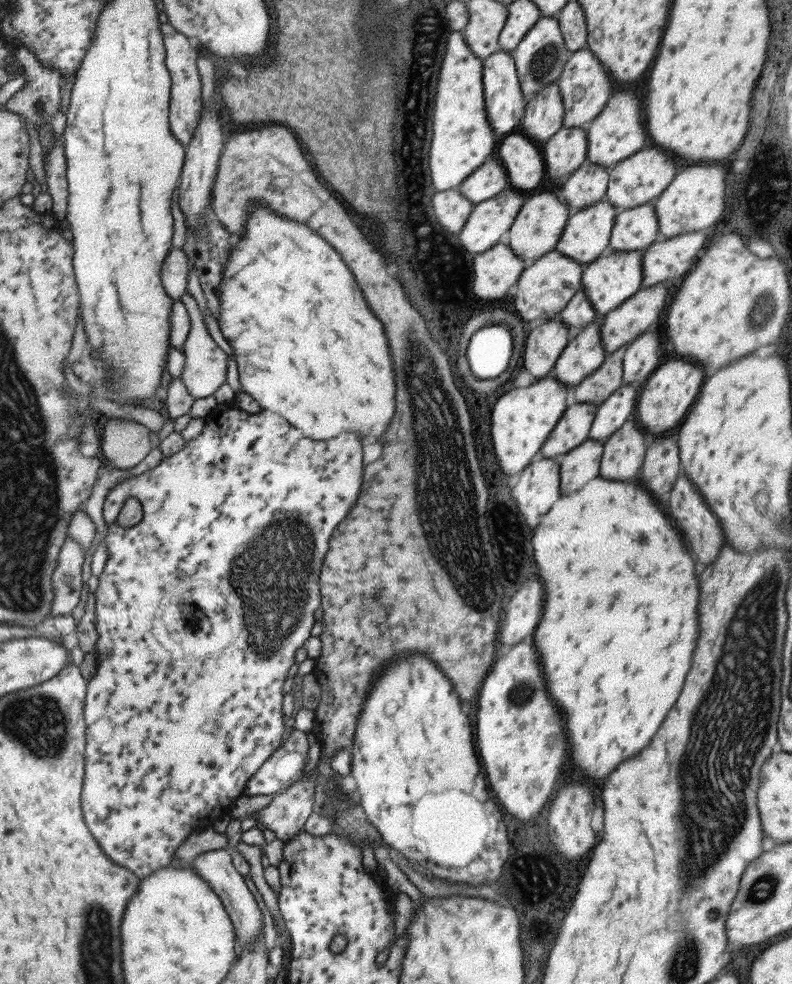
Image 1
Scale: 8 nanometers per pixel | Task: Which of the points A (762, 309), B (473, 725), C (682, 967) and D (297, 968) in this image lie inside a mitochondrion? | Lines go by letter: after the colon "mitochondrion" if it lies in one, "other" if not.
A: mitochondrion
B: other
C: mitochondrion
D: other

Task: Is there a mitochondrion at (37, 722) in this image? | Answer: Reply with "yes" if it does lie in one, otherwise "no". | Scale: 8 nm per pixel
yes

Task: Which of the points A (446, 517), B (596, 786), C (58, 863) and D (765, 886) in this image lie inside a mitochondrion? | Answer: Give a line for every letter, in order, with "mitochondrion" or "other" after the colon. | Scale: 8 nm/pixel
A: mitochondrion
B: other
C: other
D: mitochondrion

